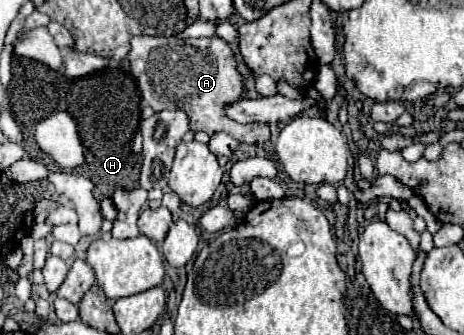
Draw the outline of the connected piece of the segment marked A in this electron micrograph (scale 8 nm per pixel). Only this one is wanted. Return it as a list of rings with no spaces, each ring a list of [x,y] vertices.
[[[133,37],[127,55],[131,75],[137,79],[141,104],[153,107],[155,113],[163,109],[183,109],[189,117],[189,127],[213,133],[229,133],[241,143],[265,143],[271,139],[267,123],[239,125],[227,117],[225,107],[245,99],[245,77],[237,69],[237,59],[231,47],[219,37],[179,39],[179,37]]]

